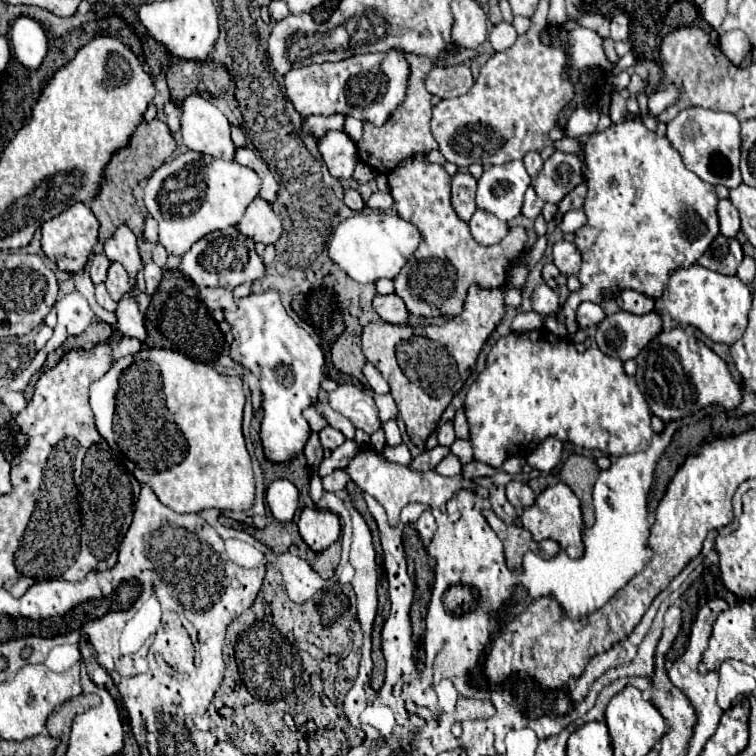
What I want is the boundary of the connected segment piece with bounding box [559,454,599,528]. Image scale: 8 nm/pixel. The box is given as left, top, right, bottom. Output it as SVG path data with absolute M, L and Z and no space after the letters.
M571 454L559 472L559 480L565 482L581 500L583 522L587 528L591 528L595 524L591 492L593 492L593 484L597 480L597 476L599 476L599 468L597 468L595 460L589 460L585 456L577 456L577 454Z

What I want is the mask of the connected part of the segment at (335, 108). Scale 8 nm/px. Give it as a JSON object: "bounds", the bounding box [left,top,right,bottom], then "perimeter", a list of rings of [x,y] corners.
{"bounds":[285,50,409,126],"perimeter":[[[401,50],[359,54],[335,64],[309,64],[289,70],[285,74],[285,92],[303,118],[309,114],[343,114],[371,122],[375,126],[383,126],[397,110],[397,106],[405,102],[409,72],[409,64]]]}

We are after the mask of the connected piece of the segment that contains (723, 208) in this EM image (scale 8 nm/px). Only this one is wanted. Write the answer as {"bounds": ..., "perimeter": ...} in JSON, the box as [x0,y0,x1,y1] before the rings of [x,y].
{"bounds":[717,200,741,238],"perimeter":[[[719,200],[717,214],[719,214],[721,236],[725,236],[725,238],[735,238],[737,232],[741,230],[741,220],[739,220],[737,208],[735,208],[729,200]]]}

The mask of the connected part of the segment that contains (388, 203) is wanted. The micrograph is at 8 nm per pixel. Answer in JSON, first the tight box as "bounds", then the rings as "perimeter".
{"bounds":[367,192,393,210],"perimeter":[[[375,192],[375,196],[371,198],[371,204],[367,204],[369,208],[375,208],[375,210],[391,210],[393,208],[393,198],[389,192]]]}

